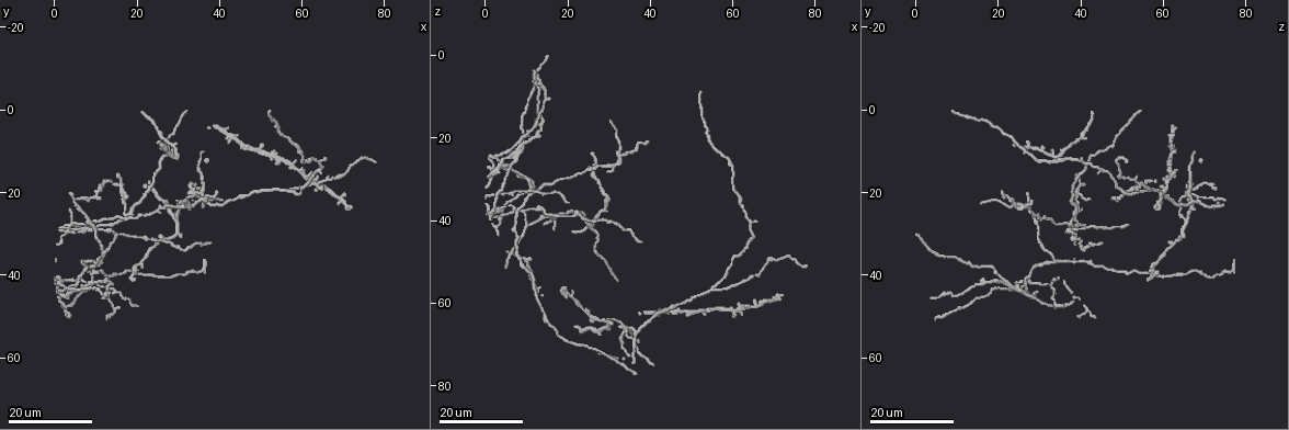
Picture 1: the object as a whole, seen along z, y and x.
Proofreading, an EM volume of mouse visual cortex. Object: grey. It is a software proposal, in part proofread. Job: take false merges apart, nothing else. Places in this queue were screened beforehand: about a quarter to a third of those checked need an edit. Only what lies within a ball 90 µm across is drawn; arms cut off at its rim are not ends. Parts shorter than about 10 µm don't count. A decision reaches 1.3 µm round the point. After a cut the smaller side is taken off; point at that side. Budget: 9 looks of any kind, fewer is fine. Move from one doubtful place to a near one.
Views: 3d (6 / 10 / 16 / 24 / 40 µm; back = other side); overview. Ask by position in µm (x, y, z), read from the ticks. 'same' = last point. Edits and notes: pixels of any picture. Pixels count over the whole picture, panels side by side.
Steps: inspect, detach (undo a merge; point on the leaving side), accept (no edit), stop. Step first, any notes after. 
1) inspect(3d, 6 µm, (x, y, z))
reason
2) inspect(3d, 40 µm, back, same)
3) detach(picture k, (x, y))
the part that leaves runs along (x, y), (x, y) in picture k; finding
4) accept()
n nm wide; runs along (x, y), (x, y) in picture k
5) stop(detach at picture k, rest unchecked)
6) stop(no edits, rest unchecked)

inspect(3d, 24 µm, (10.5, 29.0, 41.5))
side arm on a straight run

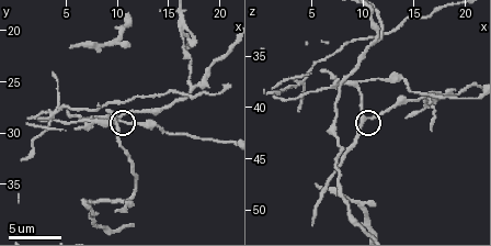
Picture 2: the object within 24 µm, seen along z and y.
inspect(3d, 6 µm, (9.8, 28.4, 41.2))
zoom in

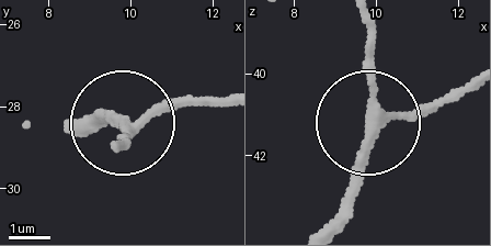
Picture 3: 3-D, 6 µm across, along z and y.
accept()
3 arms; runs along (363, 23), (370, 149), (345, 223) in picture 3; one neuron here

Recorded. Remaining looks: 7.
inspect(3d, 16 µm, (34.0, 20.0, 66.0))
four or more arms meet

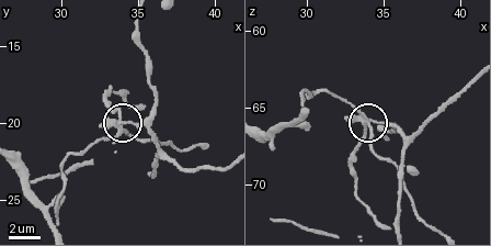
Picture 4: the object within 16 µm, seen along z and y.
inspect(3d, 6 µm, same)

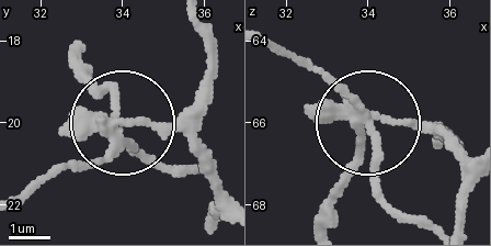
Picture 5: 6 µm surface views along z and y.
detach(picture 5, (111, 87))
250 nm wide; the part that leaves runs along (112, 130), (150, 165), (192, 168) in picture 5; a second neuron is stuck on

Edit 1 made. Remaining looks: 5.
inspect(3d, 16 µm, (19.0, 39.5, 57.5))
three-way junction

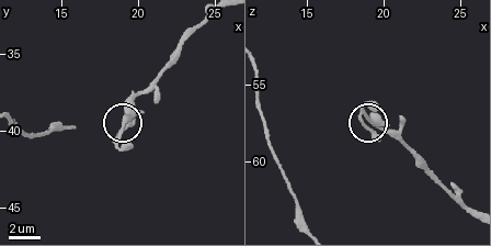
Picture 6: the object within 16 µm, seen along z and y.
inspect(3d, 6 µm, same)

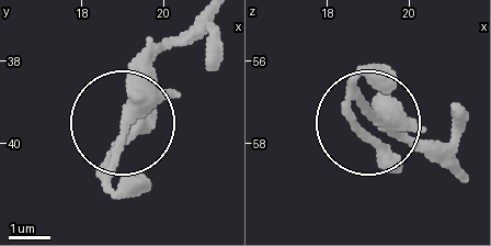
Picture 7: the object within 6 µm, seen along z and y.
accept()
3 arms; continuous, no second neuron

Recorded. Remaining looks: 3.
inspect(3d, 10 µm, (29.0, 25.6, 66.2))
side arm on a straight run

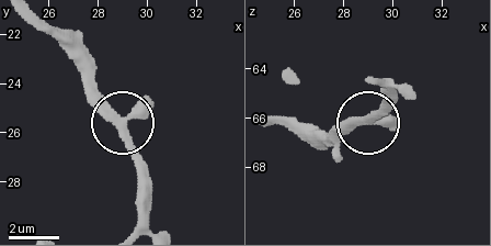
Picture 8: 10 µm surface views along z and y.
inspect(3d, 6 µm, (29.1, 25.5, 66.1))

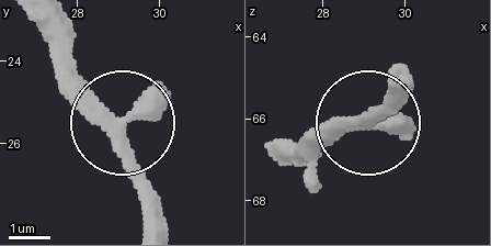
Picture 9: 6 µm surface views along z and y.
accept()
3 arms; runs along (141, 226), (117, 121), (50, 52) in picture 9; continuous, no second neuron

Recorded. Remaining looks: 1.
stop(detach at picture 5, rest unchecked)

